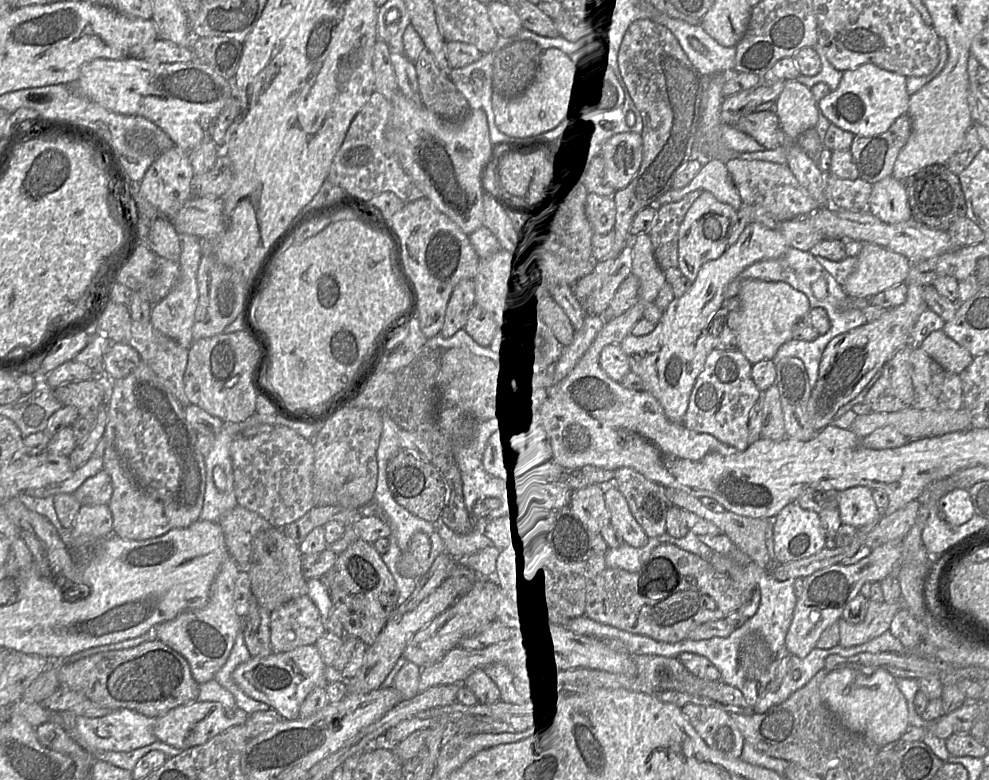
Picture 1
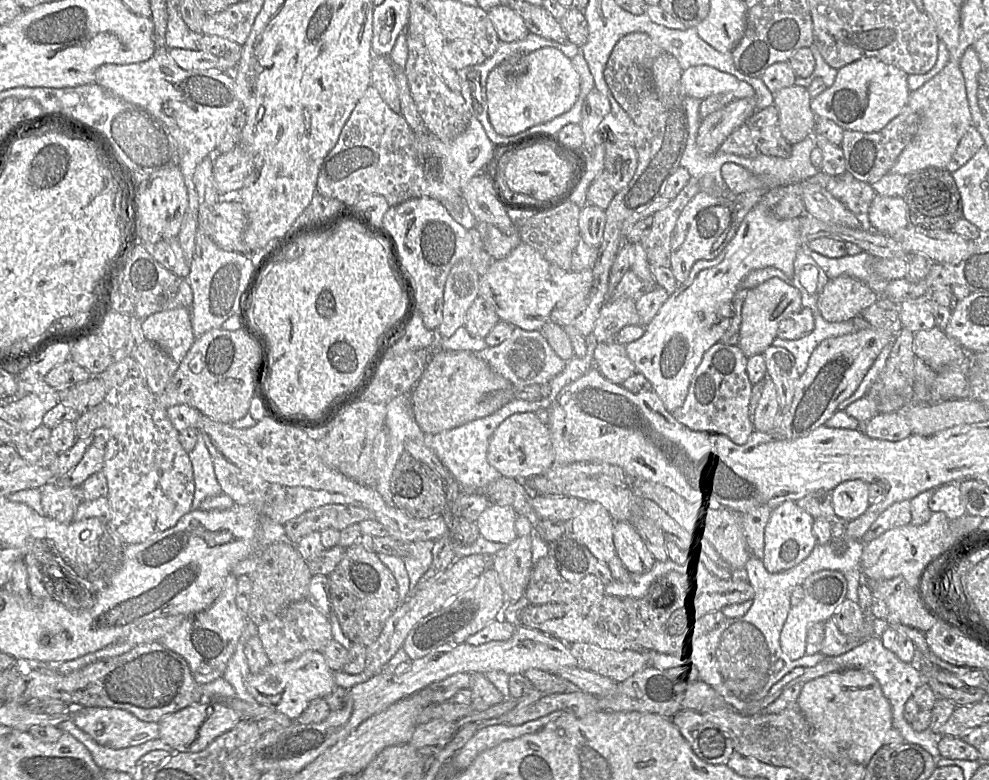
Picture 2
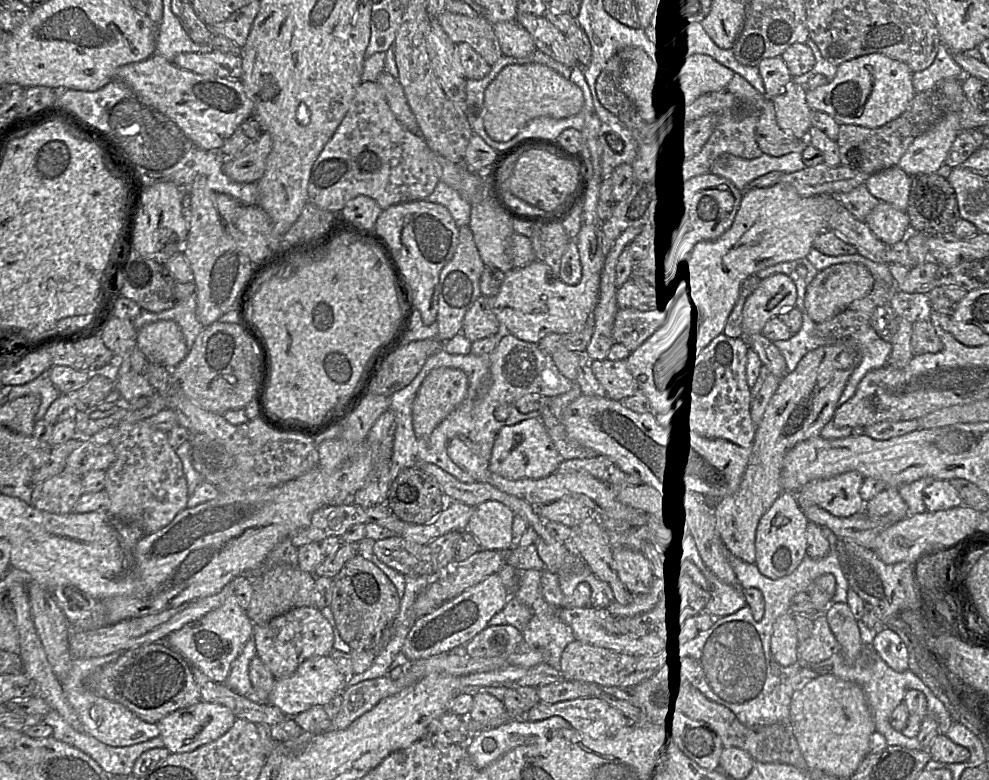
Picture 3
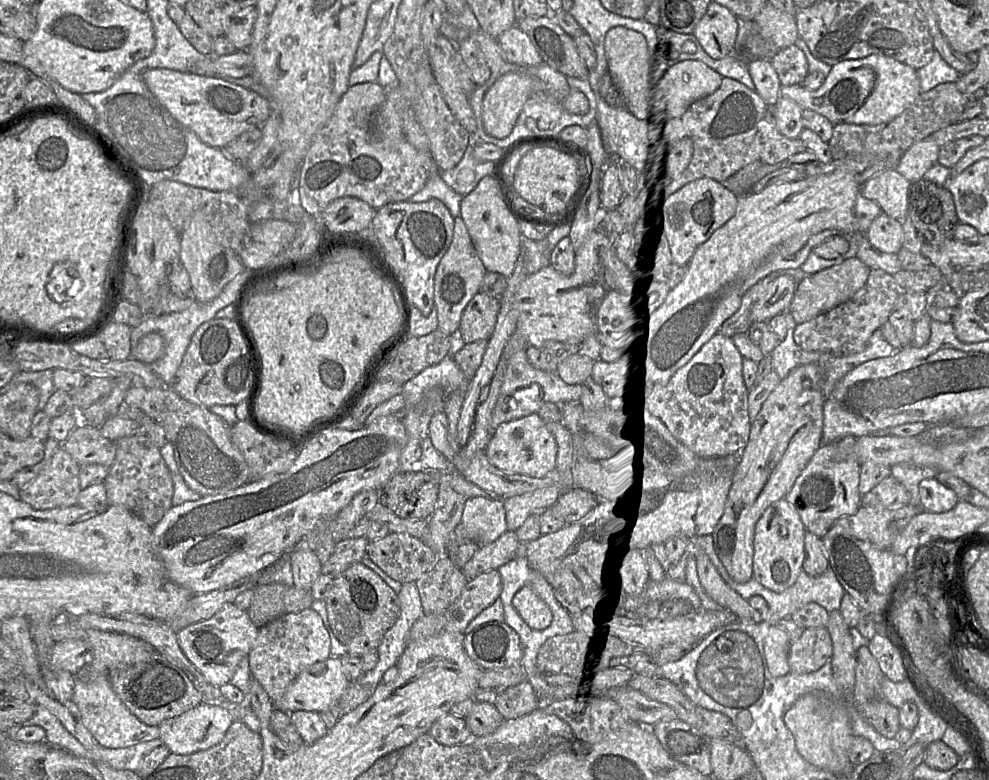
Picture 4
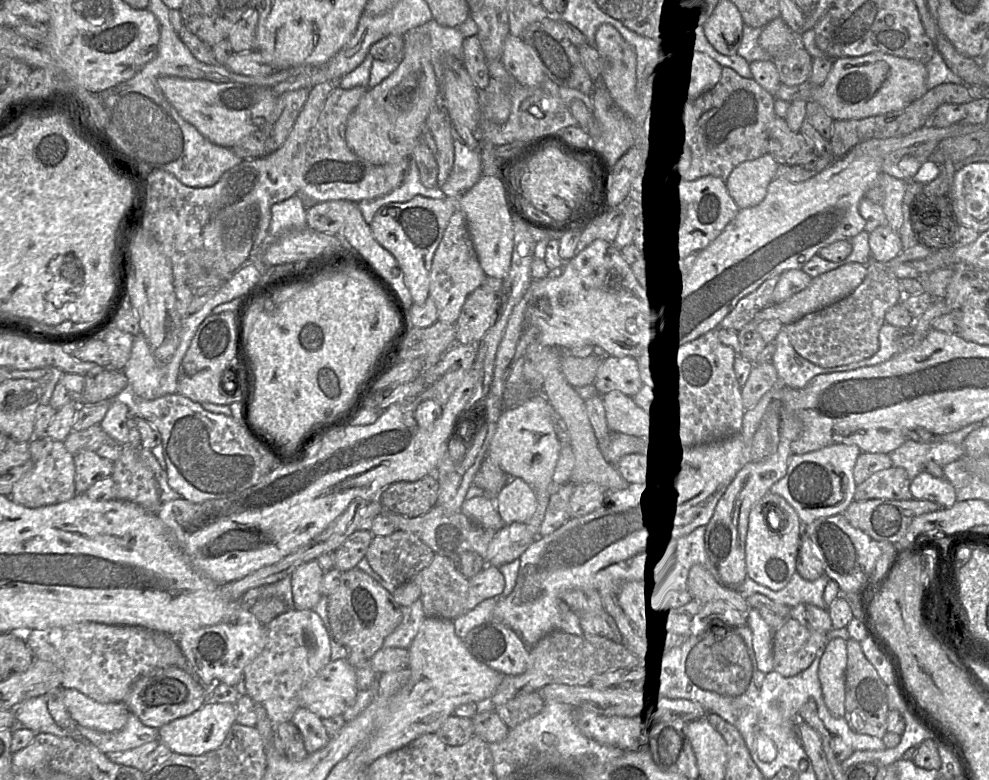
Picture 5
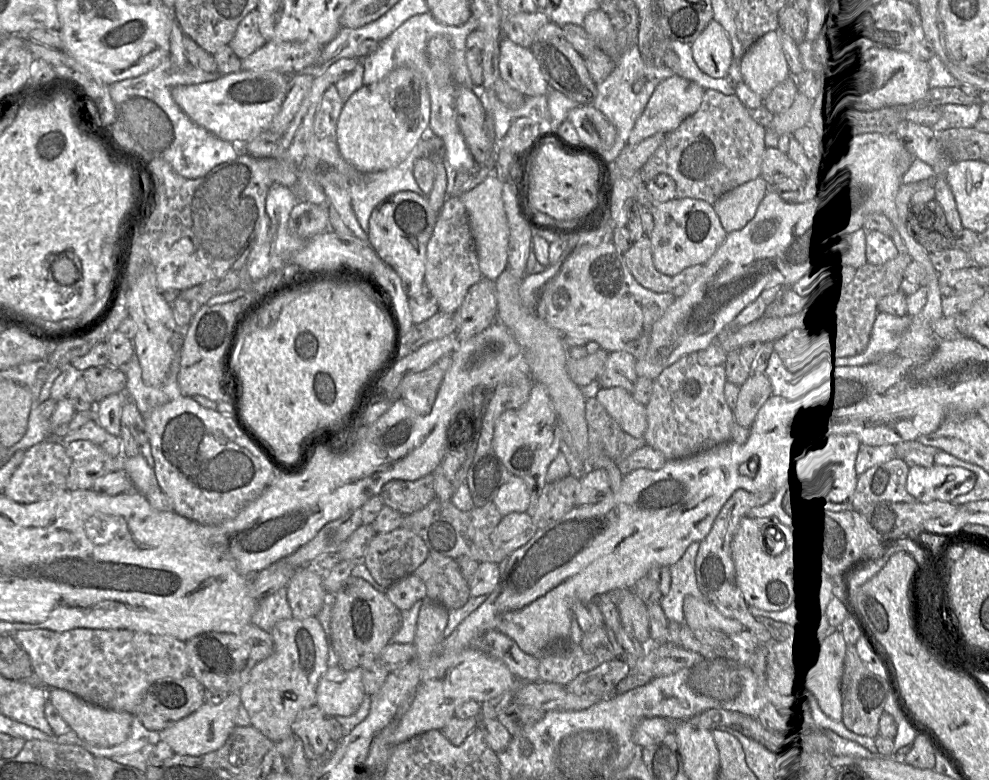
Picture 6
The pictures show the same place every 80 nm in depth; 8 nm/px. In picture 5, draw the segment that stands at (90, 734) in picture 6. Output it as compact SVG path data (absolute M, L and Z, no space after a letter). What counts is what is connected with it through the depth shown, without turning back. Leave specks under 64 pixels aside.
M72 688L63 689L63 697L67 711L76 724L101 732L122 729L131 713L123 702L98 702Z

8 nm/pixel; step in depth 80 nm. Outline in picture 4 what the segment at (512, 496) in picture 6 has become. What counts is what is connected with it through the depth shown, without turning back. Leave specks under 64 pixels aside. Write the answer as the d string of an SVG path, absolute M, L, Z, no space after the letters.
M550 486L503 499L507 530L517 531L532 513L552 507L562 492L559 486Z

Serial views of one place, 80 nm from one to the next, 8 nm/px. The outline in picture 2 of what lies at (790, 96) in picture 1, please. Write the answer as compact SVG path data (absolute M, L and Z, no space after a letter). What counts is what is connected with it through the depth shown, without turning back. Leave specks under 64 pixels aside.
M796 82L773 93L773 105L778 110L780 131L784 138L792 145L814 132L817 116L811 108L811 100L809 88Z

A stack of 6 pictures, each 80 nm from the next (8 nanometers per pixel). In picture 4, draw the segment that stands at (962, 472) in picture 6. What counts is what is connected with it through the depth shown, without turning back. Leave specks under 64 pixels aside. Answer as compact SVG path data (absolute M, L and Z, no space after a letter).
M934 477L919 483L919 497L921 509L933 513L947 512L959 502L956 493Z

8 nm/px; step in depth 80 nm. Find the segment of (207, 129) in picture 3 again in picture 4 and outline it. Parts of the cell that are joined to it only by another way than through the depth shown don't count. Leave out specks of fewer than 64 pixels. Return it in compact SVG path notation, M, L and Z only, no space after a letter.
M156 68L145 71L143 80L150 92L178 122L214 148L225 148L248 129L262 128L271 114L267 98L223 78Z

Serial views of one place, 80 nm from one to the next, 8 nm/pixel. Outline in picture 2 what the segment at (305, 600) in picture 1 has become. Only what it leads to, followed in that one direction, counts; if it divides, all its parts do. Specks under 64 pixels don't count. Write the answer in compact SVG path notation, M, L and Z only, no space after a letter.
M308 599L291 603L270 621L258 626L259 636L271 664L293 660L304 652L320 651L333 639L331 623Z

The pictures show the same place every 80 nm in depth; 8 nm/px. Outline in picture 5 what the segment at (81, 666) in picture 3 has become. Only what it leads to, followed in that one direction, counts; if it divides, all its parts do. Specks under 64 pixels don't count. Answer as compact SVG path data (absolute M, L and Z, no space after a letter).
M132 712L125 726L113 732L101 732L76 725L75 729L101 752L124 752L159 739L159 730L144 725Z

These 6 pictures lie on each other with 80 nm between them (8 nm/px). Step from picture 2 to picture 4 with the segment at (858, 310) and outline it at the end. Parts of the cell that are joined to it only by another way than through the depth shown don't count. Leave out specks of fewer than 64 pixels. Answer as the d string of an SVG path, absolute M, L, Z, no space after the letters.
M855 256L847 258L840 264L809 274L797 284L787 311L797 325L809 321L852 298L865 285L870 271L871 268Z

